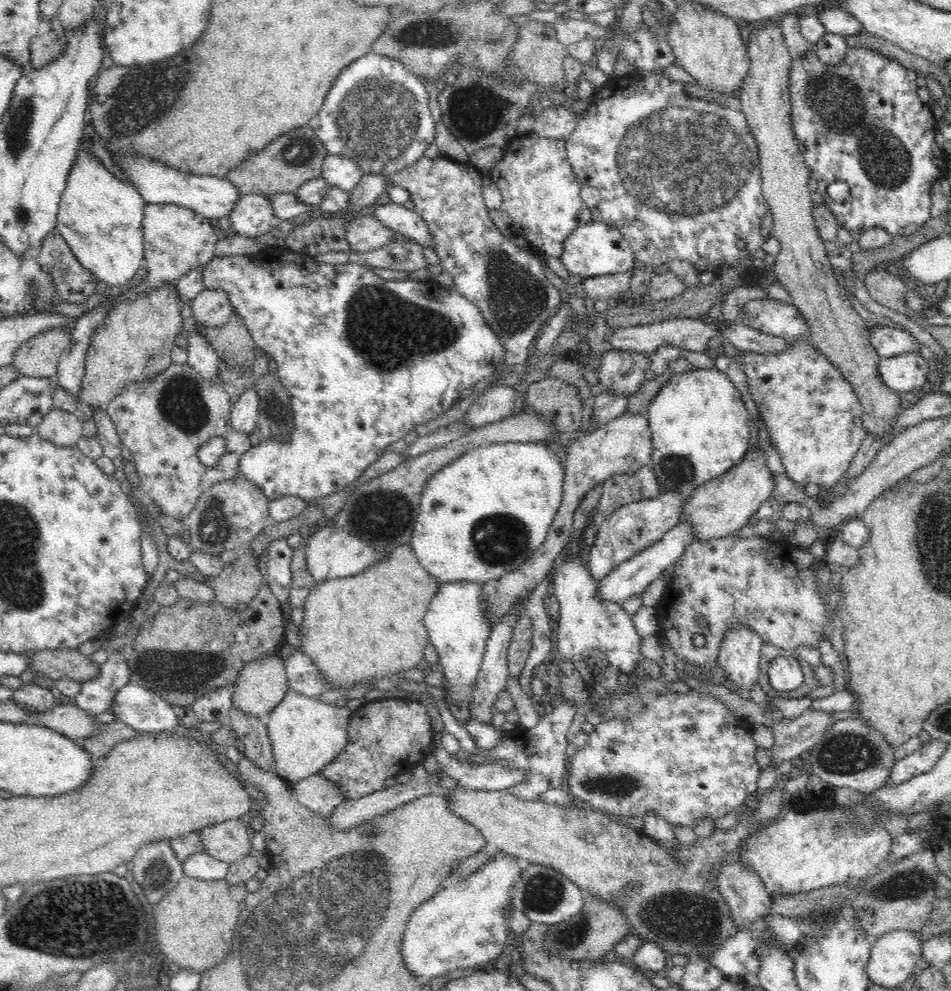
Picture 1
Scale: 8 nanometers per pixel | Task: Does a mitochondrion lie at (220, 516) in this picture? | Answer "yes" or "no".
yes

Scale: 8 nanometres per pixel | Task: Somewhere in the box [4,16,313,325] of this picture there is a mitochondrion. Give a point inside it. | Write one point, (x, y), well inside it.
(139, 97)

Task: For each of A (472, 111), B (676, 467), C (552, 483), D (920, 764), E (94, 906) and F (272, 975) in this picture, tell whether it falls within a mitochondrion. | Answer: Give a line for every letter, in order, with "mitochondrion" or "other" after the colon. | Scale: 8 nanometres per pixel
A: mitochondrion
B: mitochondrion
C: other
D: other
E: mitochondrion
F: mitochondrion

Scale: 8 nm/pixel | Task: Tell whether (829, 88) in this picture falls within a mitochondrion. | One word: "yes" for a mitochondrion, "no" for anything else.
yes

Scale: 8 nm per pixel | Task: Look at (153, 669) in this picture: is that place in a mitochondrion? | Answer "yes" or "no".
yes

